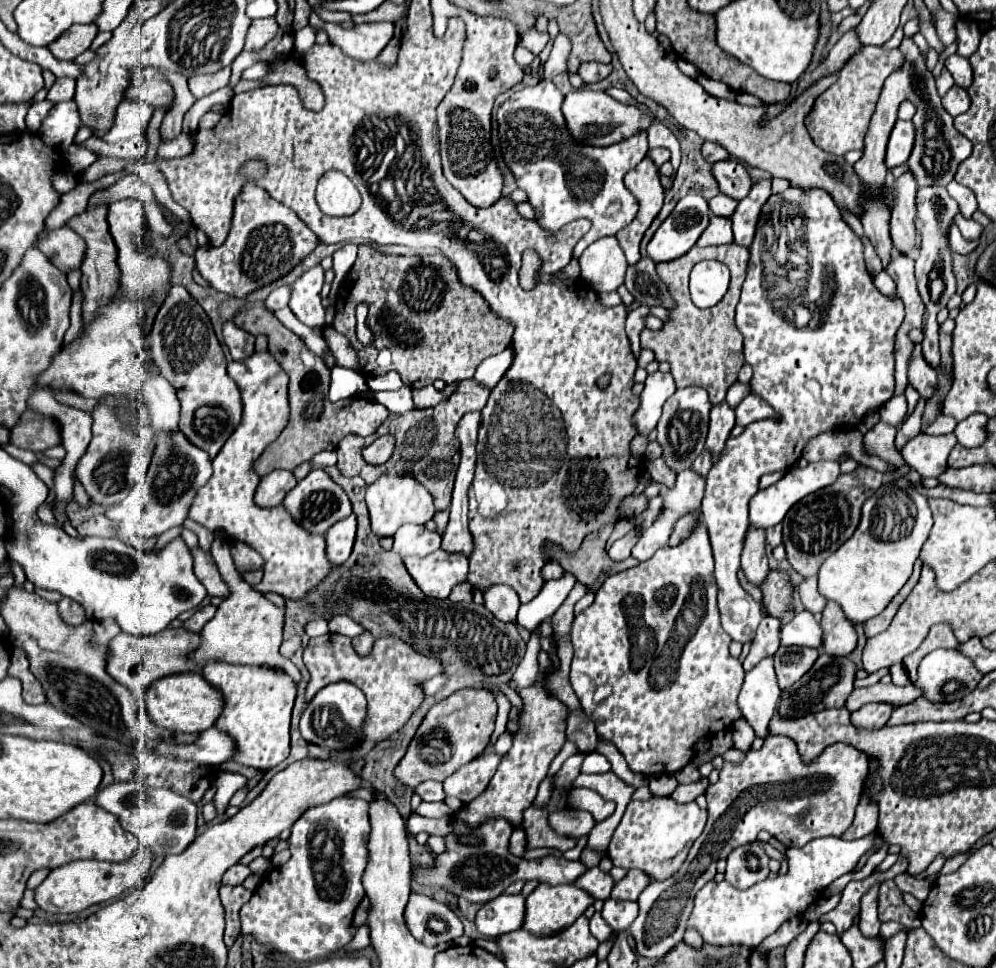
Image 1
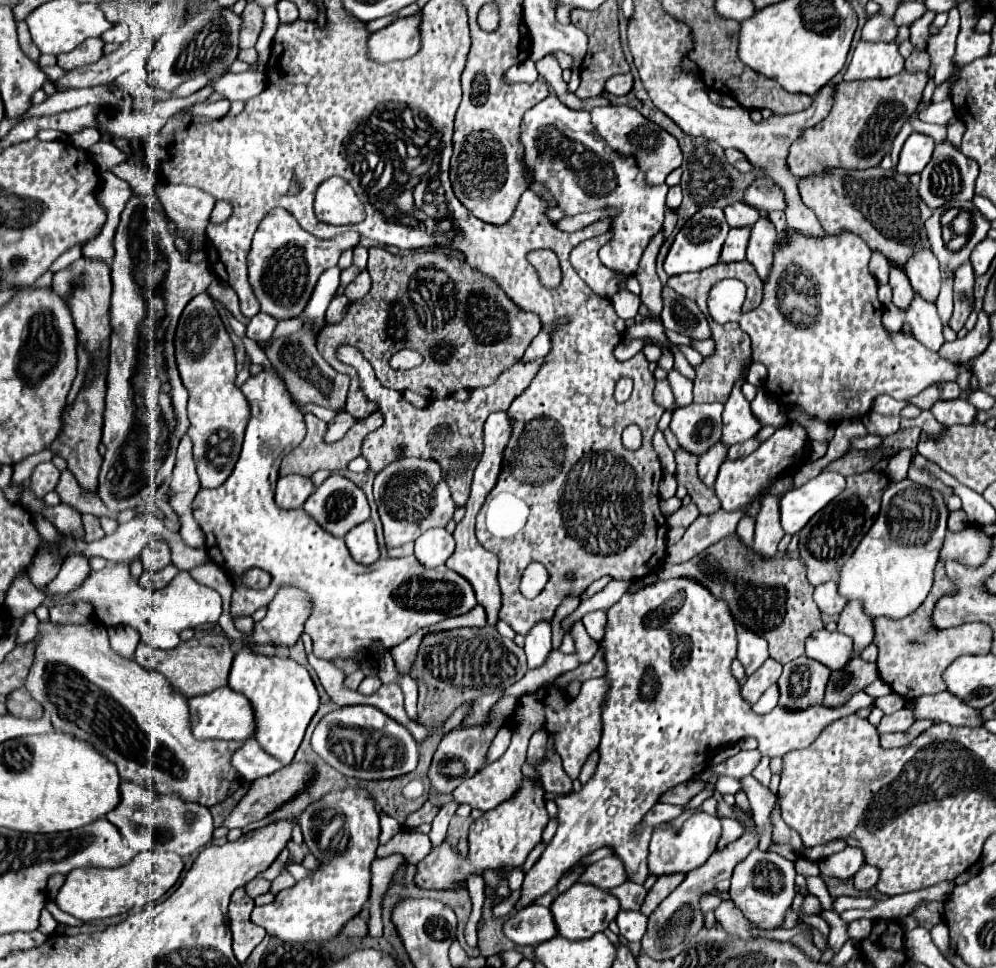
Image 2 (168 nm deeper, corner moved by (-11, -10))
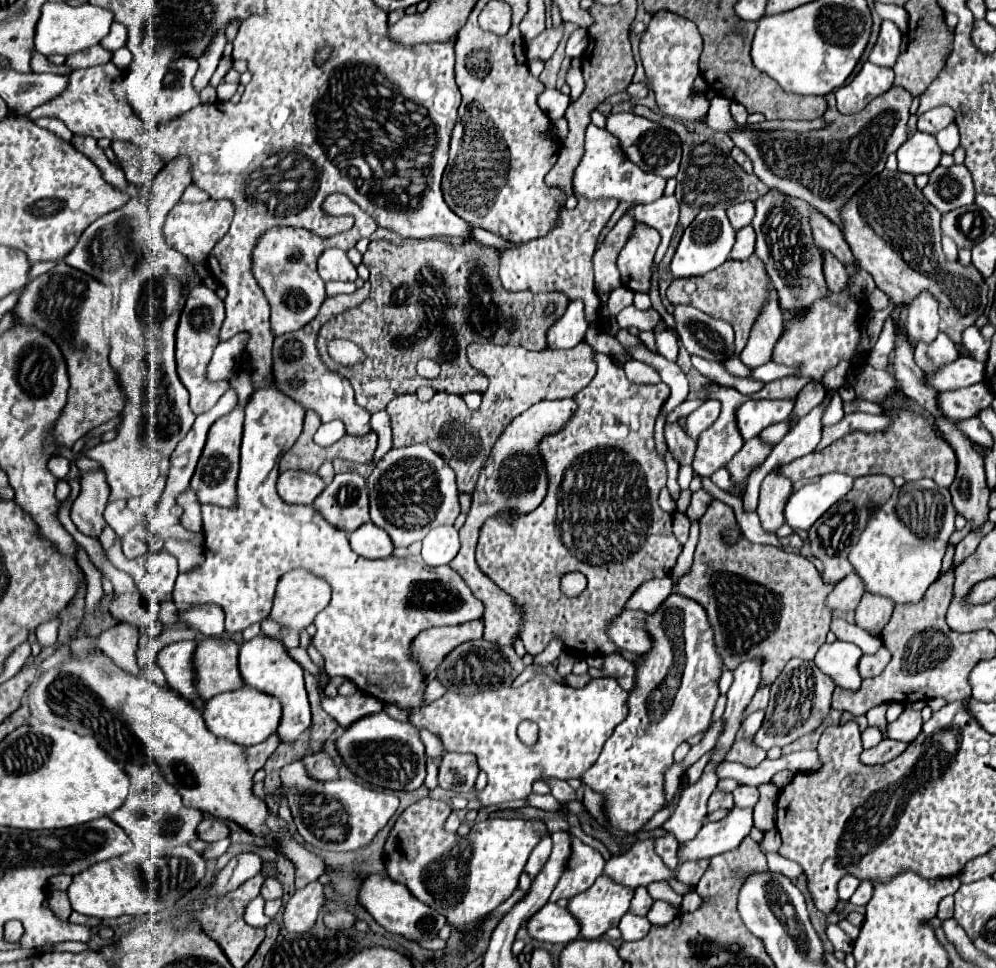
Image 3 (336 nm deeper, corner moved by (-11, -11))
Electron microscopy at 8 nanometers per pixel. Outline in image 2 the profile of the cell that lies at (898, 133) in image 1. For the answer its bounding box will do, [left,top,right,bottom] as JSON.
[897,133,933,175]

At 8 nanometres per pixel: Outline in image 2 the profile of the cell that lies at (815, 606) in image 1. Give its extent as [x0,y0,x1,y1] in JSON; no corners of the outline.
[813,581,847,615]

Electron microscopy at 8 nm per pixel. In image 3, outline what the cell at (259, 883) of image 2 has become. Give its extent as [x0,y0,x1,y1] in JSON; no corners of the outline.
[261,878,283,900]

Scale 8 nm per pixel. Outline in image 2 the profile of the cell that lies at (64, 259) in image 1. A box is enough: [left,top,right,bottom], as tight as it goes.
[53,257,111,355]

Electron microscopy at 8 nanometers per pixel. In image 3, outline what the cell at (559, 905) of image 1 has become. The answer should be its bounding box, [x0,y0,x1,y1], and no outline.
[569,876,633,938]

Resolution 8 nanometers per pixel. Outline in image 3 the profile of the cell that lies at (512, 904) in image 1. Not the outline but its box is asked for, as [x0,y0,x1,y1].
[529,904,581,944]

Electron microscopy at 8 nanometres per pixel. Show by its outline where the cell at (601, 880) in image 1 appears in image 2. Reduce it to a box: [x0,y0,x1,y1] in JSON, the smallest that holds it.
[609,881,647,911]

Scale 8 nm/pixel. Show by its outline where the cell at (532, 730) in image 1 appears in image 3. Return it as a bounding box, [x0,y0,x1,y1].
[383,796,547,948]

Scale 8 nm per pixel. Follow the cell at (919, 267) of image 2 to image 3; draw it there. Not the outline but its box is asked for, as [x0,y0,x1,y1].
[905,292,939,344]

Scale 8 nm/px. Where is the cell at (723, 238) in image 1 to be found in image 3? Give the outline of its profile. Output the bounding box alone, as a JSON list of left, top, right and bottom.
[731,226,755,260]

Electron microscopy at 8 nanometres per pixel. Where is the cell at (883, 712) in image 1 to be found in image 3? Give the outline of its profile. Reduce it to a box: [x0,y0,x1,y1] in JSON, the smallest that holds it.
[887,708,923,742]

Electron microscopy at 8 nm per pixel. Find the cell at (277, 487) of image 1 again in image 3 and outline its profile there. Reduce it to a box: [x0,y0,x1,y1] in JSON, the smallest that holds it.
[277,470,325,504]

